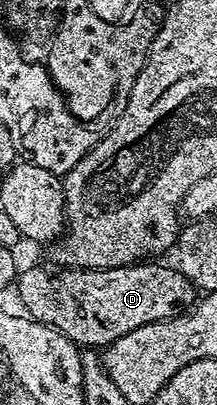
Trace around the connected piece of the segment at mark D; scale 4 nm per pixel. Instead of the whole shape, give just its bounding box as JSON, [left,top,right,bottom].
[16,262,196,350]

